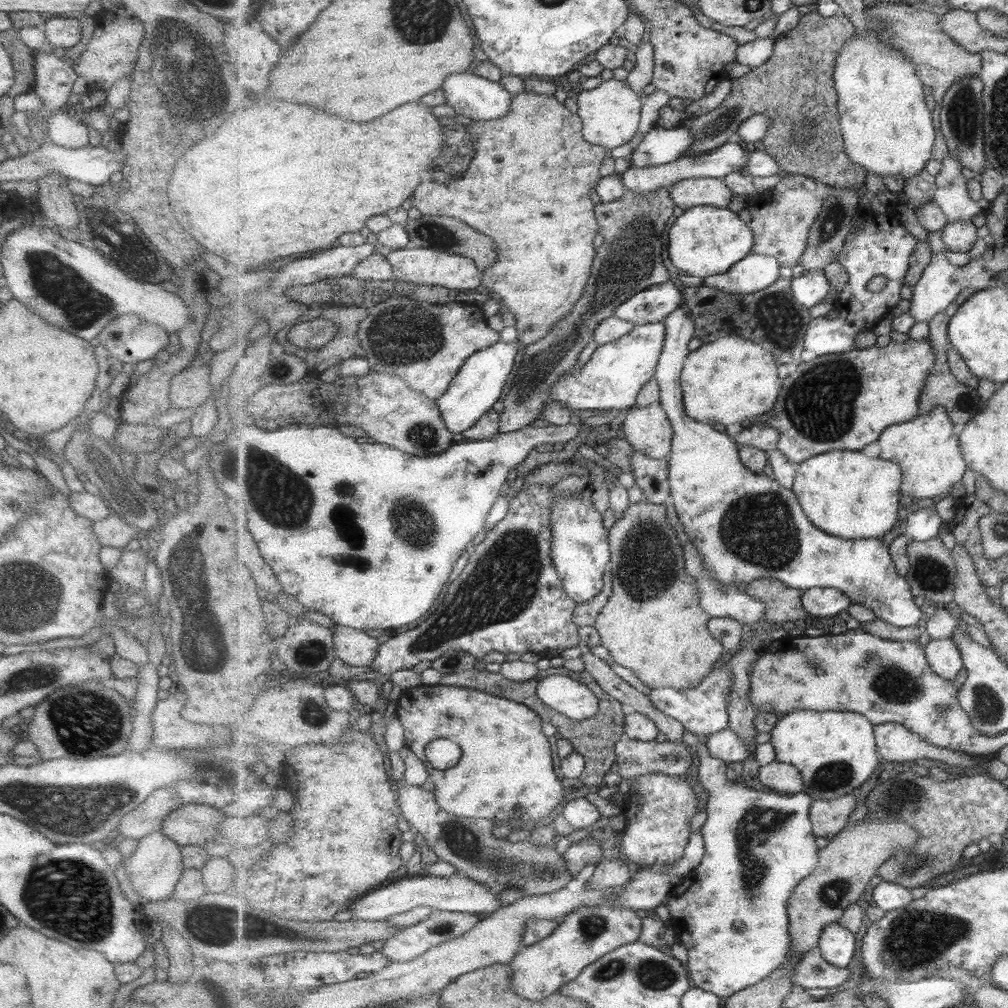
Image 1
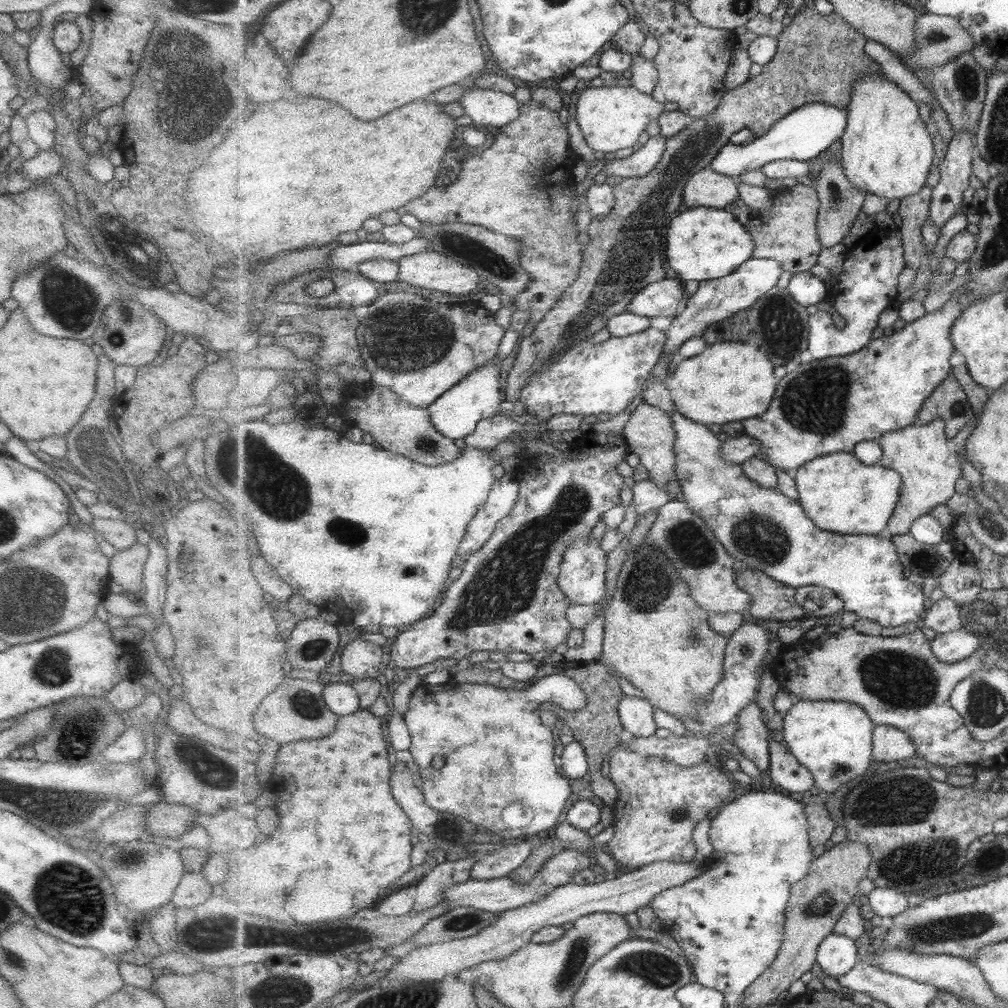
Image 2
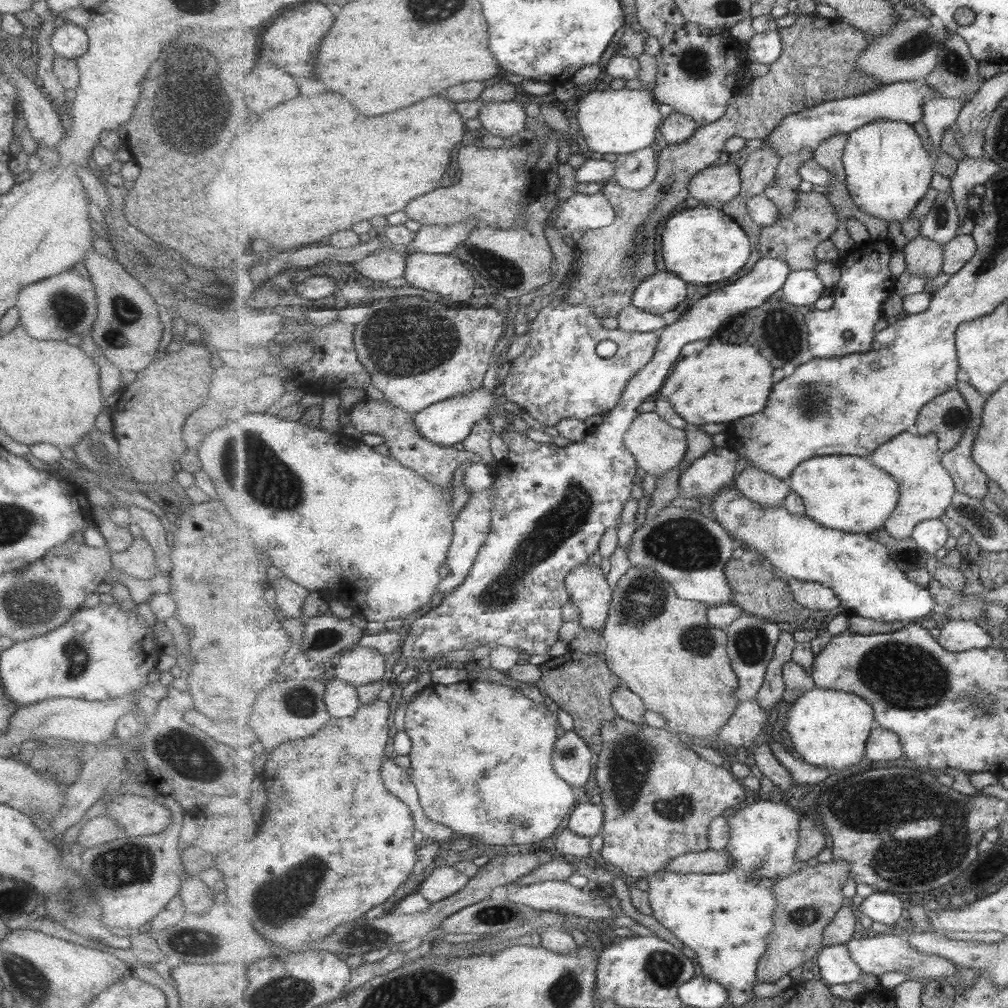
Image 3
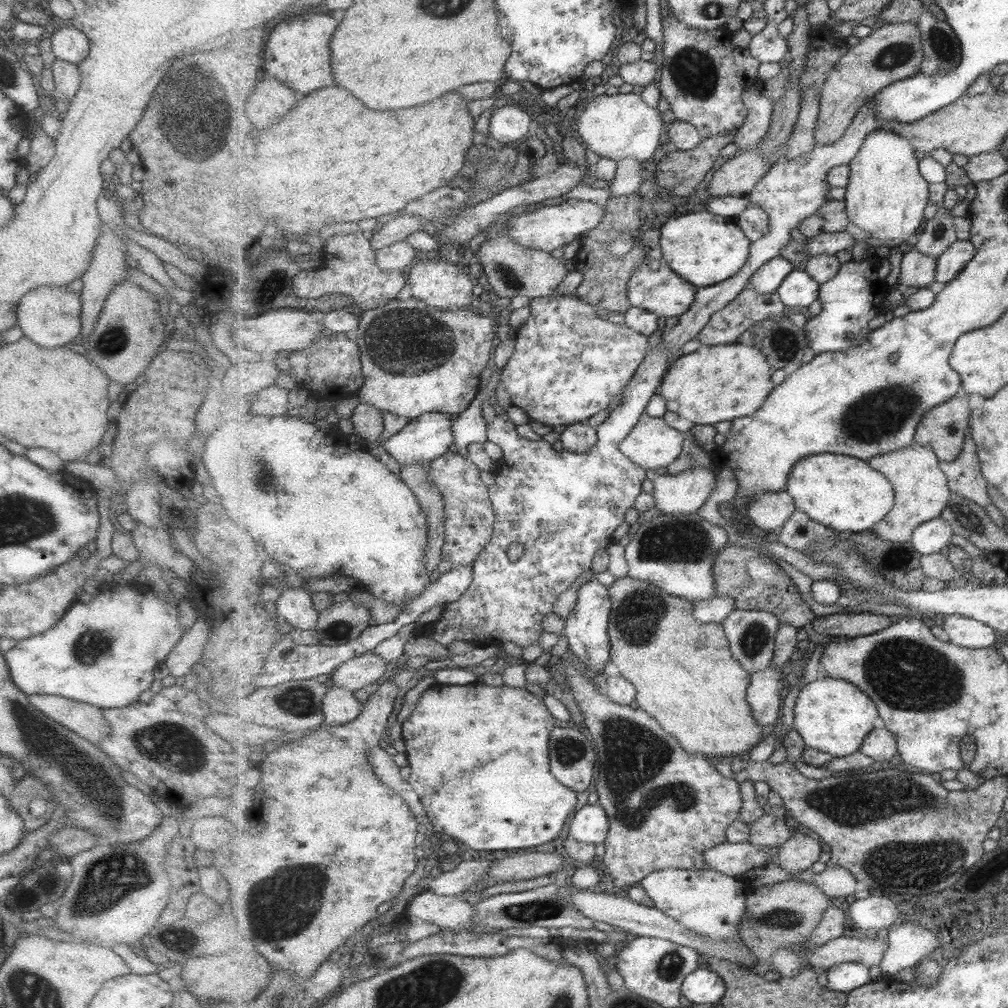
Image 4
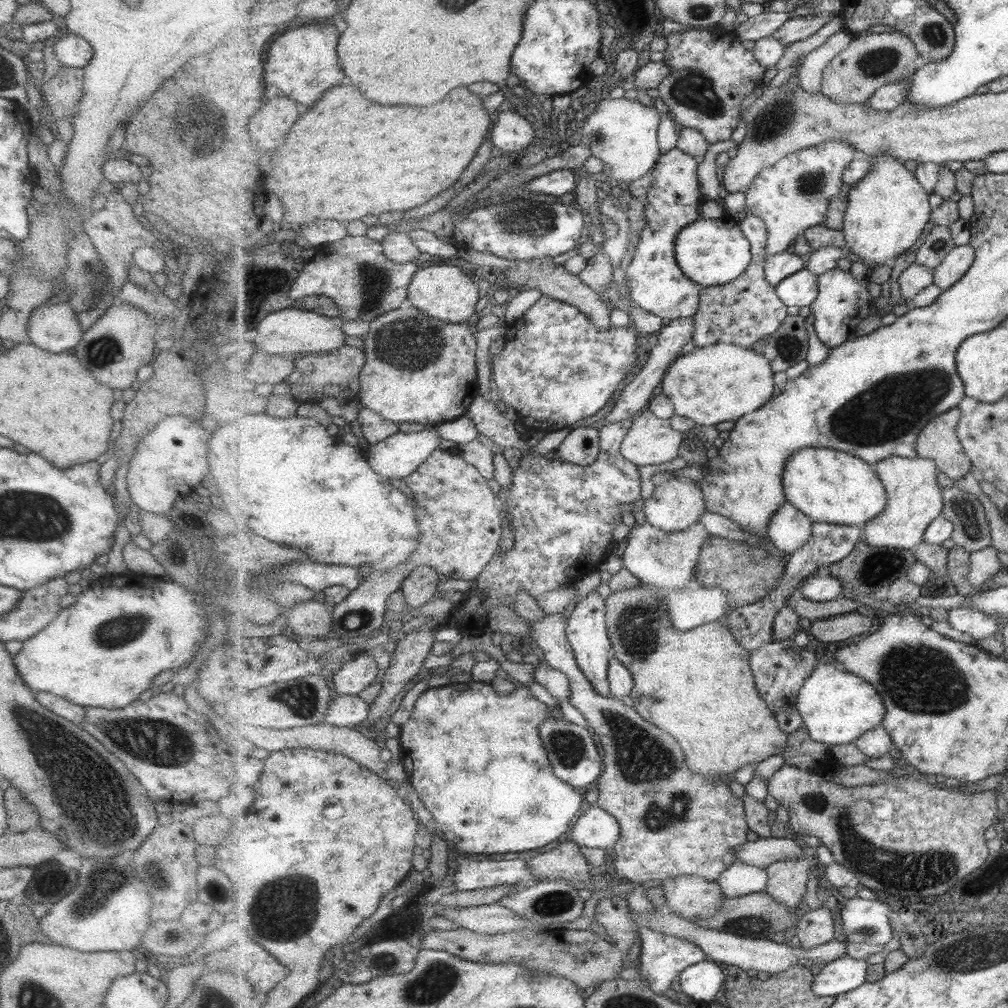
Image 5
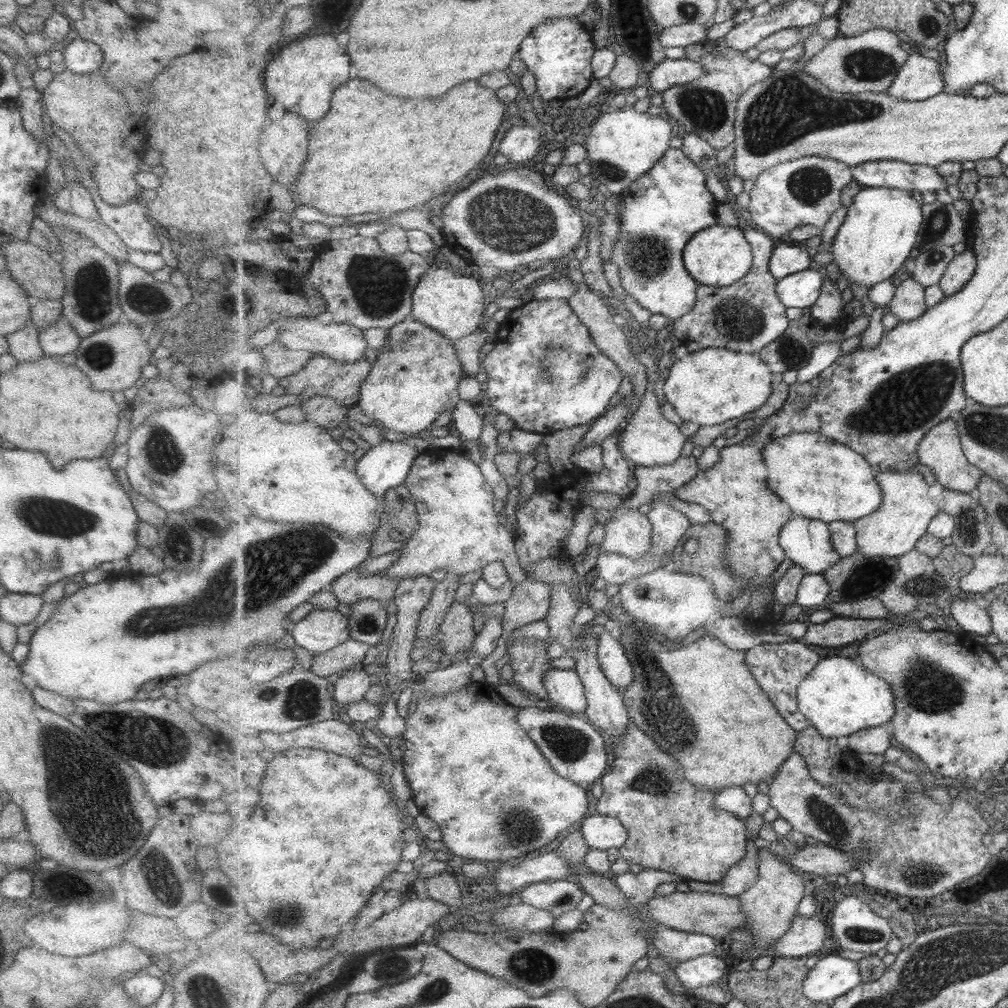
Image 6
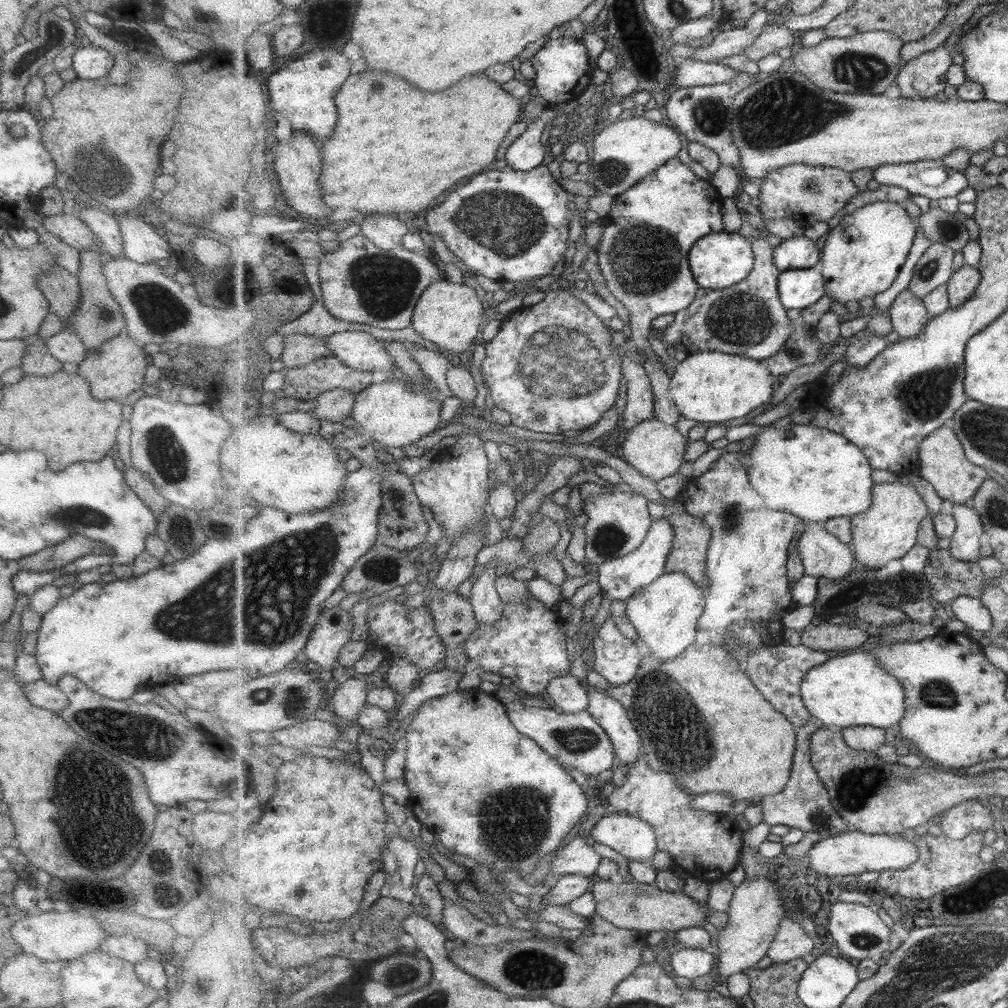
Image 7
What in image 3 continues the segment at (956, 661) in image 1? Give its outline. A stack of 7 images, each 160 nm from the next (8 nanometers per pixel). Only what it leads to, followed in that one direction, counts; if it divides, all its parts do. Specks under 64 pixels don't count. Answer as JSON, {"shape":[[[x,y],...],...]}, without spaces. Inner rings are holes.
{"shape":[[[946,621],[945,626],[940,628],[942,633],[938,636],[938,641],[943,648],[953,653],[985,650],[994,639],[975,621]]]}

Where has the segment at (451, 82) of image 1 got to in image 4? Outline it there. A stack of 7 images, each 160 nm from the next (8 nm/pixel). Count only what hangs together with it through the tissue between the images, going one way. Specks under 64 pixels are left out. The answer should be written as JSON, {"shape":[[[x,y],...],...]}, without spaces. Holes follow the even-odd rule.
{"shape":[[[505,106],[500,108],[490,120],[490,134],[502,146],[517,145],[531,134],[531,116],[522,108]]]}

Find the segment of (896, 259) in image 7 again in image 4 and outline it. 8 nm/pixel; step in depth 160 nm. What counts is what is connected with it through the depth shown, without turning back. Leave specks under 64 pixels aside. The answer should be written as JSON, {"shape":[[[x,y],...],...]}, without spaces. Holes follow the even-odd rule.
{"shape":[[[875,129],[859,154],[848,166],[851,178],[845,202],[852,228],[860,235],[869,233],[884,244],[884,240],[907,240],[918,235],[926,222],[925,206],[930,203],[930,184],[920,172],[917,151],[911,141],[887,129]]]}

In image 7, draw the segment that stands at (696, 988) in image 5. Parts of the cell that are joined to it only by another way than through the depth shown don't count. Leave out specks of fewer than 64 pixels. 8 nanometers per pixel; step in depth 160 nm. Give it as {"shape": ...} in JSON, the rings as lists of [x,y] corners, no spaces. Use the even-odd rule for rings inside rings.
{"shape":[[[681,948],[670,960],[673,974],[693,981],[701,976],[710,978],[716,974],[717,958],[711,950]]]}

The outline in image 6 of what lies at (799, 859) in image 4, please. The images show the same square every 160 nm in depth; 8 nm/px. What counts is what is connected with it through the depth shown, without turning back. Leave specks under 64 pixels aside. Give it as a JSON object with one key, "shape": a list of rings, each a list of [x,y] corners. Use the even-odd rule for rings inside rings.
{"shape":[[[763,847],[760,850],[759,880],[739,896],[743,913],[748,916],[749,932],[759,938],[753,943],[747,943],[750,947],[737,955],[742,959],[763,954],[765,948],[770,948],[782,936],[785,936],[792,927],[794,918],[798,915],[799,902],[806,895],[804,878],[795,872],[789,862],[780,860],[773,851],[772,847]]]}

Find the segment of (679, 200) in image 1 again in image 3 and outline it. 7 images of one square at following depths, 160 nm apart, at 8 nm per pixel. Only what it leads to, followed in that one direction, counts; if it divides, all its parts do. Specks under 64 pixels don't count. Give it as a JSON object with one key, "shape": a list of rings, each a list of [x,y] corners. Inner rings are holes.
{"shape":[[[734,164],[705,168],[690,186],[692,203],[722,207],[742,191],[741,168]]]}

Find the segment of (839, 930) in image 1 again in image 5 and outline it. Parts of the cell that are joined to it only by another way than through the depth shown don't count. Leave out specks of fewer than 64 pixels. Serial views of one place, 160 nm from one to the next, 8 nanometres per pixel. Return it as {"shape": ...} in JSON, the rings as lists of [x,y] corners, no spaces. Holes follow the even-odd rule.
{"shape":[[[848,955],[822,966],[821,973],[814,982],[814,991],[822,997],[838,997],[857,990],[867,983],[870,964],[865,959],[855,959]]]}

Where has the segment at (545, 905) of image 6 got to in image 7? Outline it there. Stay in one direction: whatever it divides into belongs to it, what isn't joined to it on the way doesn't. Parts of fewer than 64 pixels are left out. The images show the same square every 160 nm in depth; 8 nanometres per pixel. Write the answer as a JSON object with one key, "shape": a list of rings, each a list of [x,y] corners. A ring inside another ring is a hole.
{"shape":[[[580,874],[562,875],[543,898],[546,898],[551,905],[568,905],[579,896],[583,896],[584,892],[590,891],[593,880],[595,878]]]}

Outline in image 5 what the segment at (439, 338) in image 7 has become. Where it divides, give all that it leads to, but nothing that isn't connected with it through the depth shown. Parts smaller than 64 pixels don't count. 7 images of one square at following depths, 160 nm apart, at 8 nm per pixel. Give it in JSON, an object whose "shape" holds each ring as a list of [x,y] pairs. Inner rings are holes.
{"shape":[[[444,264],[420,268],[414,274],[408,300],[427,314],[447,323],[459,324],[469,320],[471,314],[480,309],[482,302],[479,300],[477,278],[473,278],[473,274],[463,274],[463,272],[473,271],[468,268]]]}

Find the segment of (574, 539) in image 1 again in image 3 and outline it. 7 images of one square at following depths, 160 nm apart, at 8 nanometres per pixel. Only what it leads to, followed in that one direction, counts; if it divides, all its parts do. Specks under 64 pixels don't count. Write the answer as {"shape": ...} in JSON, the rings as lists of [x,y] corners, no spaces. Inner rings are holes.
{"shape":[[[588,563],[580,564],[567,575],[566,587],[571,595],[570,600],[580,608],[579,624],[581,624],[582,630],[601,630],[601,634],[603,634],[605,624],[610,616],[614,589],[611,589],[611,586],[607,584],[607,576],[601,570],[601,566]]]}

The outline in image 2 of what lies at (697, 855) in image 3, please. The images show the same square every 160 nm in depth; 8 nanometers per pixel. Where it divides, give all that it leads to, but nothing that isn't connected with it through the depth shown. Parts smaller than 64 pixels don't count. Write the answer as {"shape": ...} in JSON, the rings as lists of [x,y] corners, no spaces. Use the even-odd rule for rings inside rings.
{"shape":[[[693,860],[689,862],[659,861],[648,864],[646,867],[635,869],[613,879],[599,879],[592,885],[580,885],[575,882],[567,886],[559,886],[555,892],[550,892],[541,900],[520,906],[519,908],[499,913],[499,920],[493,926],[485,927],[481,932],[471,938],[433,944],[425,948],[413,949],[411,954],[398,960],[389,972],[374,983],[367,983],[361,990],[382,983],[386,980],[418,980],[427,982],[443,980],[448,976],[473,968],[490,960],[501,960],[521,950],[526,944],[532,942],[533,935],[542,928],[561,926],[564,922],[574,923],[583,916],[601,913],[614,913],[625,916],[632,912],[649,906],[660,892],[681,886],[693,878],[697,878],[701,872],[705,872],[703,861]]]}

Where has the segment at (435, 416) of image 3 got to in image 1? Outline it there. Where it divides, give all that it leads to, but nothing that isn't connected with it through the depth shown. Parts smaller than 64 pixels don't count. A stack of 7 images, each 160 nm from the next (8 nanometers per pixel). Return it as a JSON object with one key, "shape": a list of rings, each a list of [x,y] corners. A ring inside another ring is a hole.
{"shape":[[[499,341],[492,347],[470,356],[450,384],[446,394],[436,400],[451,432],[463,435],[466,430],[474,427],[483,415],[492,410],[493,404],[501,398],[501,392],[505,390],[505,382],[511,376],[517,354],[519,354],[518,342]]]}

